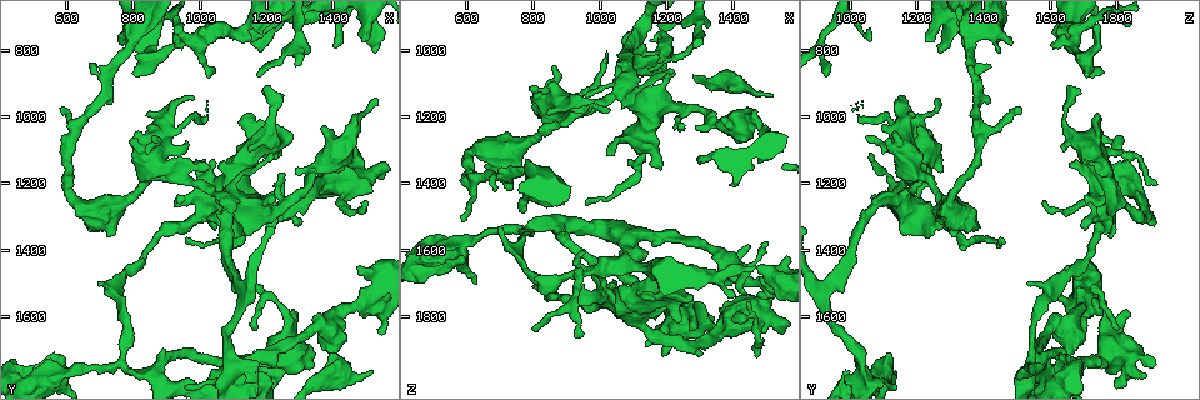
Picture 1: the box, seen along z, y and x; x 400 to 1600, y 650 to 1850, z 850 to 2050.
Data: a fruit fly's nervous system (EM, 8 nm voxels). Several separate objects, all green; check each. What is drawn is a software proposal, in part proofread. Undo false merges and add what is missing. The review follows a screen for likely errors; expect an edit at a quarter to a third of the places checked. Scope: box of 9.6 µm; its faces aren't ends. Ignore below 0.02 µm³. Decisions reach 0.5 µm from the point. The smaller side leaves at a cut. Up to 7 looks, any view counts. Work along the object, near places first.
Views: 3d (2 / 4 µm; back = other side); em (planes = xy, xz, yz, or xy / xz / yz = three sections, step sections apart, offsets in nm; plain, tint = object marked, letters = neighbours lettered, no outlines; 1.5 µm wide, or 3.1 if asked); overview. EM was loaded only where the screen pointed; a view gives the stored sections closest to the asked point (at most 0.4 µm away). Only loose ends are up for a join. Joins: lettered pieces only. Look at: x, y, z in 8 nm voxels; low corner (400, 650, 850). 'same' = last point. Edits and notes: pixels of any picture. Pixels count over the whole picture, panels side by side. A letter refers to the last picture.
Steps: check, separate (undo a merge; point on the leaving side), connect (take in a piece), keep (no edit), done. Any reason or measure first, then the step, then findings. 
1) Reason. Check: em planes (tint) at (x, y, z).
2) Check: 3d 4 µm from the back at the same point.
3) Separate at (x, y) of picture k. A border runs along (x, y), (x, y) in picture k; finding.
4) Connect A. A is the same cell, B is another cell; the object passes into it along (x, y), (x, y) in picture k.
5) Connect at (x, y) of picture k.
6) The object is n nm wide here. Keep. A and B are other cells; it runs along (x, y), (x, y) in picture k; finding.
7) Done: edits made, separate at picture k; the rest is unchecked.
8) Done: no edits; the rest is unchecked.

Sharp bend. Check: 3d 4 µm at (1510, 740, 1300).

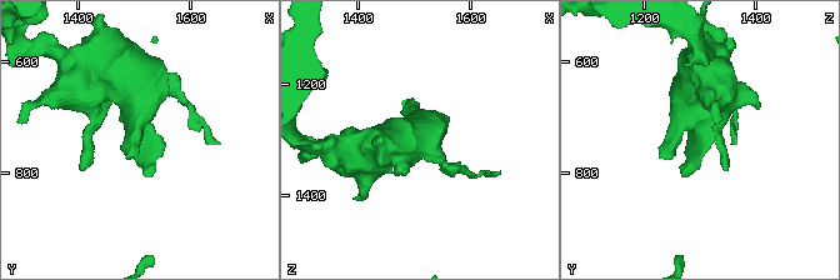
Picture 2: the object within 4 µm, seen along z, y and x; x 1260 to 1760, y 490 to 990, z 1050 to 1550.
Check: em planes (letters) at the same point.

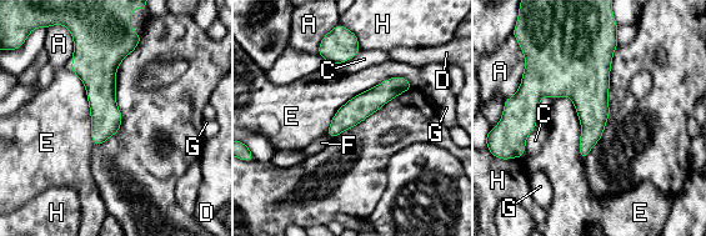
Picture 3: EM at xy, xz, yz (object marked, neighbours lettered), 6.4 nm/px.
The longest contact is with E, 650 nm. Keep. A, C, D, E, F, G and H are other cells; a border runs along (411, 84), (354, 95), (325, 132) in picture 3; all the same neuron.

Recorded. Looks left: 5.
Thick turns thin. Check: em planes (letters) at (790, 1240, 1270).

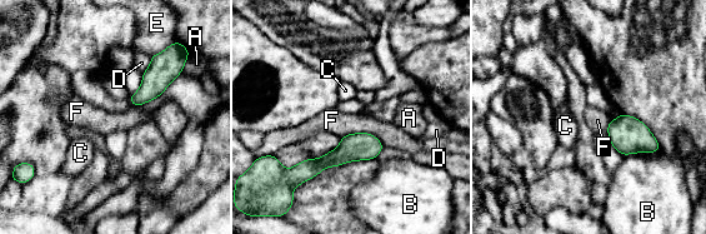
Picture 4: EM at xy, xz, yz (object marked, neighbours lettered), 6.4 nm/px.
The object is 180 nm wide here. Keep. A, B, C, D, E and F are other cells; all the same neuron.

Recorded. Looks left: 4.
Sudden change in width. Check: em planes (tint) at (940, 760, 1680).

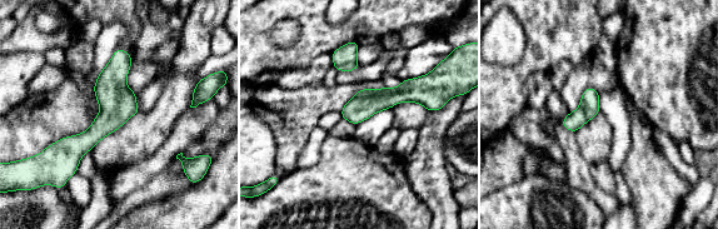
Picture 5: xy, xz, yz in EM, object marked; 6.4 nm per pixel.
See the neighbours. Check: em planes (letters) at the same point.

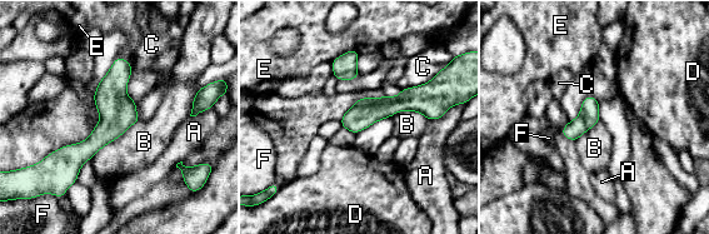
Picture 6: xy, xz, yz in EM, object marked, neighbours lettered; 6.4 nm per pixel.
Keep. A, B, C, D, E and F are other cells; it runs along (121, 61), (113, 123), (61, 158) in picture 6; continuous, no second neuron.

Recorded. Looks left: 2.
Done: no edits; the rest is unchecked.

